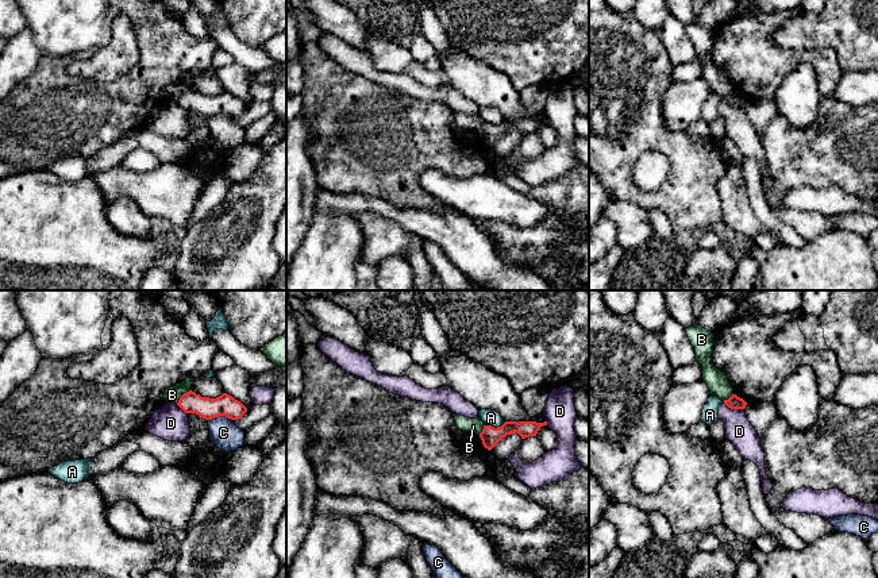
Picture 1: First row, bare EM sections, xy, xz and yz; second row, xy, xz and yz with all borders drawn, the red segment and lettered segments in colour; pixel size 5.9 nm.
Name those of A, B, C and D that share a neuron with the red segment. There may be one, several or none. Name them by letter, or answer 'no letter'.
no letter

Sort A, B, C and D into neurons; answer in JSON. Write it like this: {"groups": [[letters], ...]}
{"groups": [["A"], ["B"], ["C"], ["D"]]}

